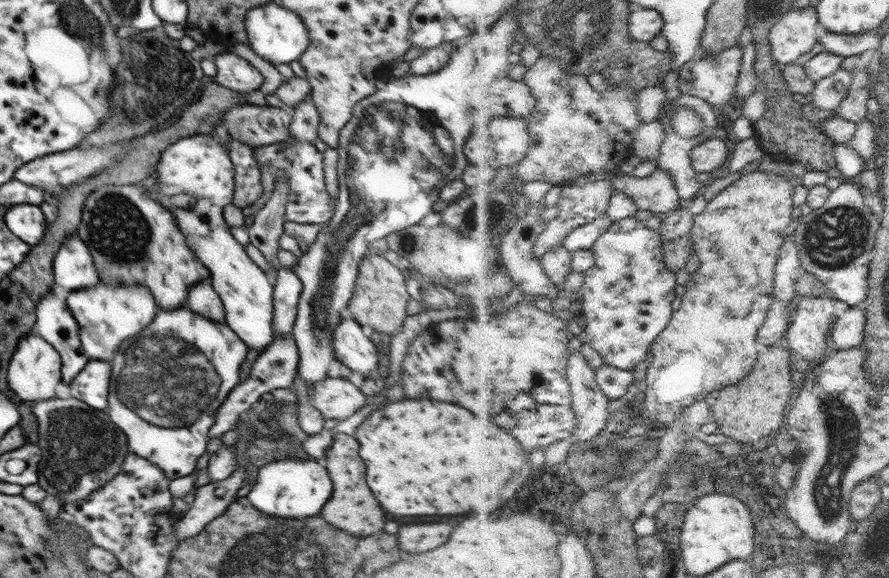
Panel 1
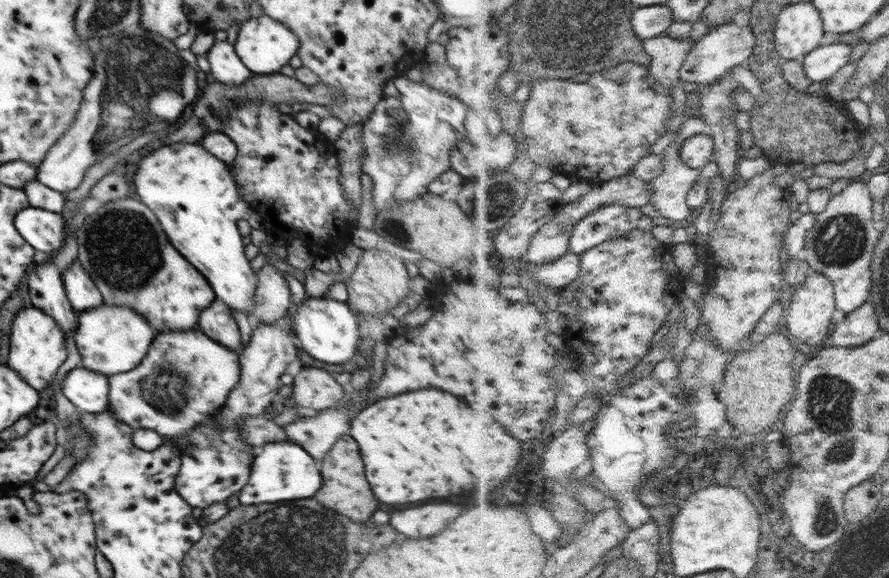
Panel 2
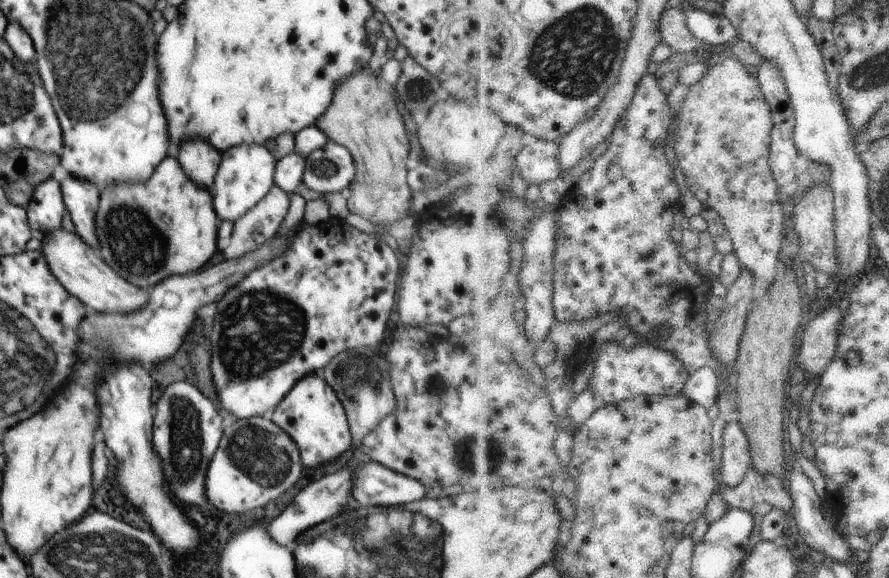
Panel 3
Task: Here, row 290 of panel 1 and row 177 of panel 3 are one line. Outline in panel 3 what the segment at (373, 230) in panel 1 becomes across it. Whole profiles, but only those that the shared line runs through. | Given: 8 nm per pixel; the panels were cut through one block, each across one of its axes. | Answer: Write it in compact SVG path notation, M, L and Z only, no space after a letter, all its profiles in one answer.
M328 139L323 147L305 156L302 182L314 192L341 191L355 177L355 162L350 151Z

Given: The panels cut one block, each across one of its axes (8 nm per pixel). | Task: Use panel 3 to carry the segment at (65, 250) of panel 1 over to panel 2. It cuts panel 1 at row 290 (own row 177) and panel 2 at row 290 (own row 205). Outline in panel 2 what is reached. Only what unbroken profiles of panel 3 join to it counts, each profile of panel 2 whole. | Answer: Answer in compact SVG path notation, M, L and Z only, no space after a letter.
M77 260L70 264L68 269L64 269L61 276L66 296L76 312L96 309L104 304L103 296L96 288L95 282Z

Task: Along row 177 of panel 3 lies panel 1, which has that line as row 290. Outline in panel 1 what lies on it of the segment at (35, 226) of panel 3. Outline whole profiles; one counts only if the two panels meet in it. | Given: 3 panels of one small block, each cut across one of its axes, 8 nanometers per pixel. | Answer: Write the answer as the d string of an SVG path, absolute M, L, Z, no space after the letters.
M51 289L48 294L44 294L42 300L36 304L36 324L32 327L32 332L46 339L61 356L61 380L70 384L89 358L82 349L82 343L79 338L79 324L76 322L72 312L68 308L66 299L59 298Z

